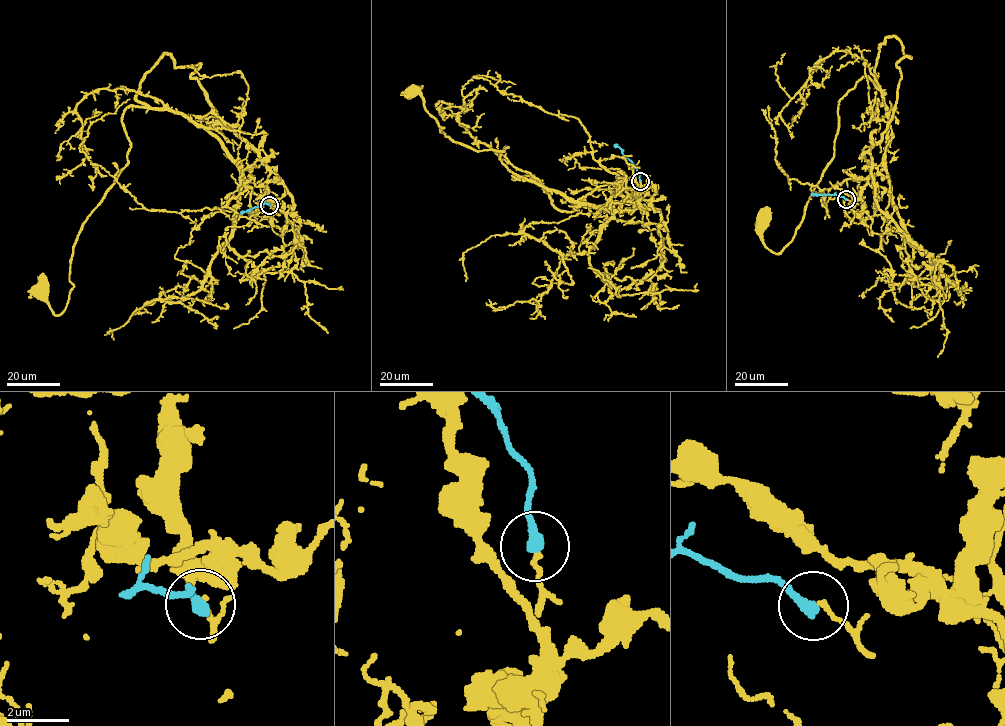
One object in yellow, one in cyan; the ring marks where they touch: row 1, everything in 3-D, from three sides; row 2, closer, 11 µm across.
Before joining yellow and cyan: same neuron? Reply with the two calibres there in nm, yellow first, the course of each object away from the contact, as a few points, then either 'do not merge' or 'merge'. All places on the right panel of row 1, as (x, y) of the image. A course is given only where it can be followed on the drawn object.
calibres 160 and 380 nm; course yellow (847, 199), (885, 166), (889, 112), (863, 76), (840, 100), (834, 157), (777, 254), (763, 241), (763, 222); course cyan (846, 199), (834, 194), (811, 195); do not merge

